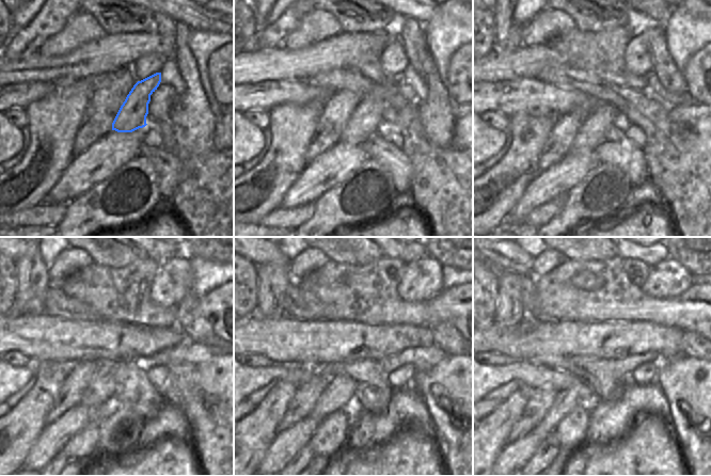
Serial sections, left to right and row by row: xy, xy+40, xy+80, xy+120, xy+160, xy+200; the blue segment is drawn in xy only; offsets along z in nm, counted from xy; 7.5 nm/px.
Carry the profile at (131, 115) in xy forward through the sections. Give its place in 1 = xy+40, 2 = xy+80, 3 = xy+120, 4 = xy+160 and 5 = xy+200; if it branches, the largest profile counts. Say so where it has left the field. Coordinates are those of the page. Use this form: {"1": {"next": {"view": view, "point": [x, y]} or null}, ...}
{"1": {"next": {"view": "xy+40", "point": [367, 118]}}, "2": {"next": {"view": "xy+80", "point": [612, 99]}}, "3": {"next": {"view": "xy+120", "point": [101, 390]}}, "4": {"next": {"view": "xy+160", "point": [338, 395]}}, "5": {"next": {"view": "xy+200", "point": [580, 394]}}}

